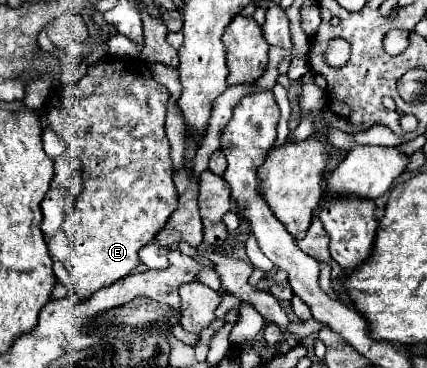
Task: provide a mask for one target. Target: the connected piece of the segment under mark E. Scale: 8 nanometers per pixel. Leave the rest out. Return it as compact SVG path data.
M108 57L88 63L86 75L76 85L68 87L46 111L48 127L64 141L62 155L80 159L82 163L82 193L60 226L72 241L64 265L76 279L74 291L80 299L88 299L94 291L126 277L140 263L138 251L154 239L164 221L178 207L178 193L172 183L170 143L164 133L168 101L170 91L154 81L150 67L144 61L126 63Z

